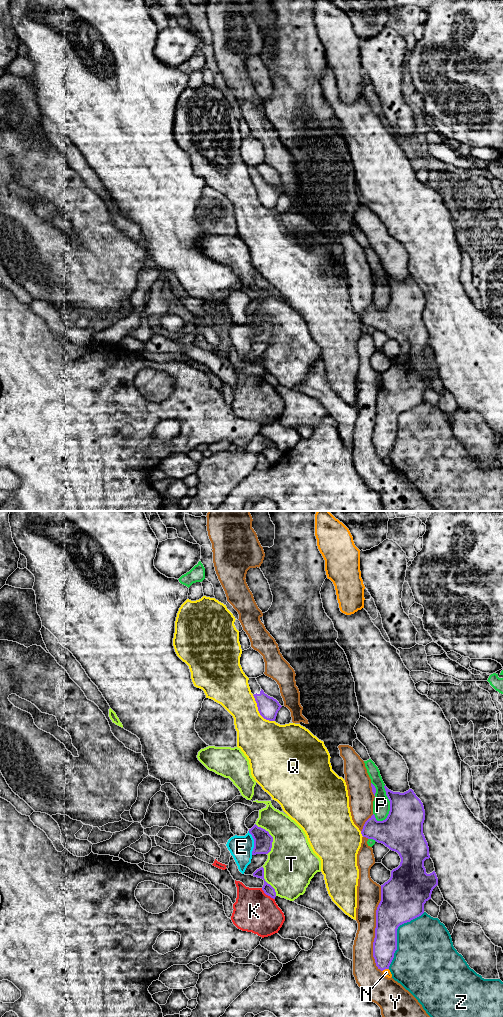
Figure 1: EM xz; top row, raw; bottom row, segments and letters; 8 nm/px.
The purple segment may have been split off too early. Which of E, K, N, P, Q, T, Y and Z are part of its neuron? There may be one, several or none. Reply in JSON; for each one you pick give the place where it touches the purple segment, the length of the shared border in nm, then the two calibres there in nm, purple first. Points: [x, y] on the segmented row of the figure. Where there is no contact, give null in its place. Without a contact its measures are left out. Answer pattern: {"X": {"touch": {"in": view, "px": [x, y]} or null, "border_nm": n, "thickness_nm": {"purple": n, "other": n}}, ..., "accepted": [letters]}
{"accepted": []}

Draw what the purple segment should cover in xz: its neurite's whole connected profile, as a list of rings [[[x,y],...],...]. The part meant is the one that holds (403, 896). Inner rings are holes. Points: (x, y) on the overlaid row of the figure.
[[[384,786],[390,801],[387,818],[377,821],[373,814],[364,824],[361,834],[395,851],[401,858],[400,865],[391,871],[390,879],[381,885],[381,901],[376,910],[376,928],[373,942],[373,957],[381,971],[389,969],[397,950],[397,929],[424,913],[424,904],[431,899],[438,878],[433,871],[426,873],[424,861],[430,858],[428,843],[423,834],[425,810],[423,803],[412,789],[404,793],[393,792]]]

